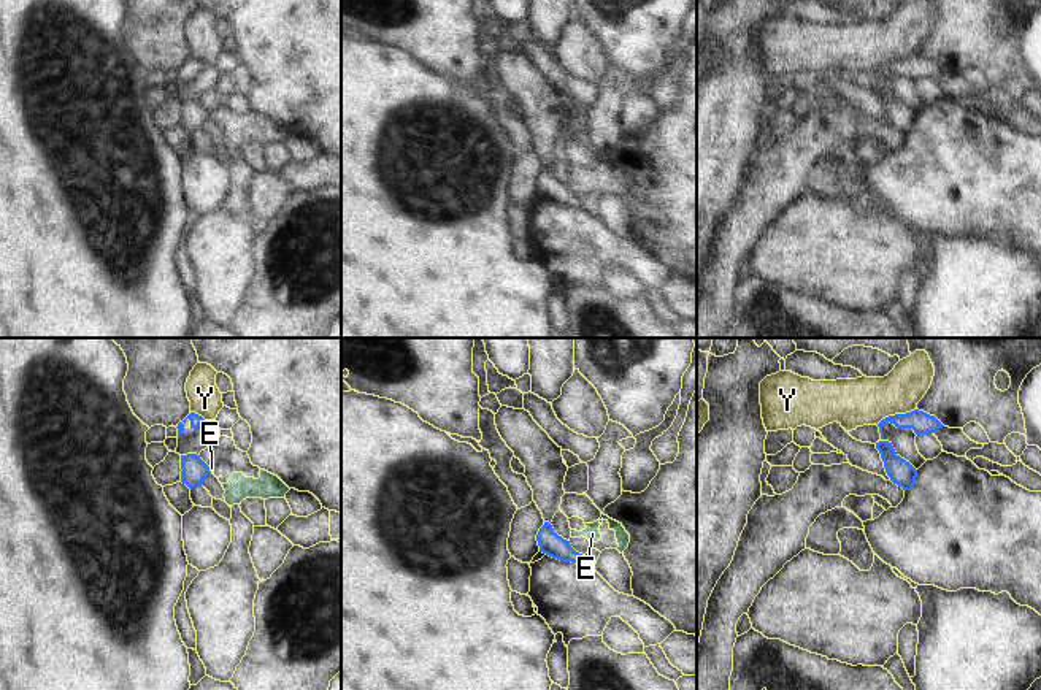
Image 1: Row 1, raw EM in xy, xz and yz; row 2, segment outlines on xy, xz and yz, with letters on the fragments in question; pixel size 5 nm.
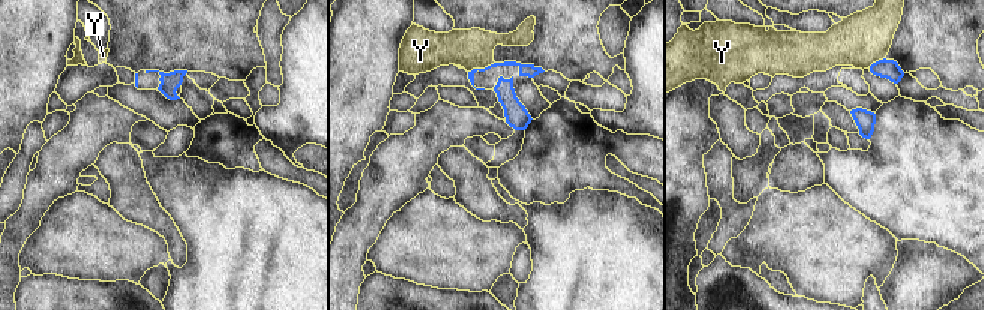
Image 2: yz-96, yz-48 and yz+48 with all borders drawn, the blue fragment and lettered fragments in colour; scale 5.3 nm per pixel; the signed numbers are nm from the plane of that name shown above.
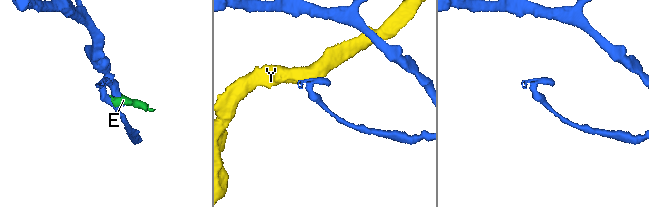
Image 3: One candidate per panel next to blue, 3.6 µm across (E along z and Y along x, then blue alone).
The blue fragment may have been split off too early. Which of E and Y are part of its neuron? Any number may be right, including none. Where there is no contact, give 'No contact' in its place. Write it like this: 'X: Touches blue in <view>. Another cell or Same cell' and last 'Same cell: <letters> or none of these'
E: Touches blue in xy. Another cell
Y: Touches blue in yz. Another cell
Same cell: none of these

